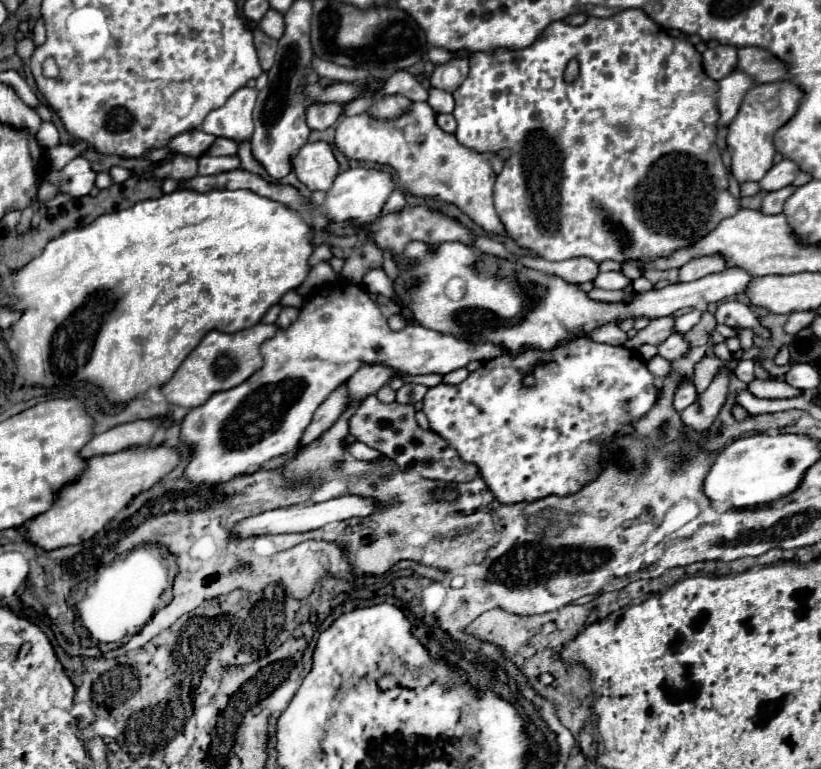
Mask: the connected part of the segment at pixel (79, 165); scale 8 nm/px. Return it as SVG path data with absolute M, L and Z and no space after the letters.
M76 156L62 170L50 168L46 172L46 180L58 186L58 192L80 198L90 194L90 190L94 188L96 172L90 168L90 162L84 156Z

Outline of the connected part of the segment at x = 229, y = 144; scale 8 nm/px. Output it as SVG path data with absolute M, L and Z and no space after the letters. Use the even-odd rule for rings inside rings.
M216 138L214 144L204 152L208 156L228 156L228 154L236 154L238 144L228 140L228 138Z

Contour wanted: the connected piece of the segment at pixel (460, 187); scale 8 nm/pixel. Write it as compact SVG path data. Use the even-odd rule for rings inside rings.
M414 102L398 120L376 120L366 114L348 116L338 124L334 144L350 160L376 162L394 168L402 192L456 204L488 234L506 236L504 224L492 202L496 174L490 162L482 154L458 144L456 136L442 132L434 120L434 110L426 102Z

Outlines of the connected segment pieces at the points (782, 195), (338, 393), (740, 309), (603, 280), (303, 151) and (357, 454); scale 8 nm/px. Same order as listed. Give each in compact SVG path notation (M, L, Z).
M786 186L786 188L782 188L782 190L768 192L766 198L762 200L760 212L762 212L762 214L780 214L786 198L788 198L792 192L794 192L794 186Z
M342 384L318 406L314 420L310 422L310 428L306 428L306 432L302 434L302 446L318 440L320 434L326 432L340 418L340 414L346 410L348 402L350 402L350 398L346 392L346 384Z
M742 302L720 304L718 310L716 310L716 320L718 320L718 324L726 324L726 326L732 326L732 328L748 328L764 340L770 338L770 330L764 328L760 324L758 316L750 310L750 306L742 304Z
M600 272L594 280L594 286L604 290L622 290L626 284L630 284L630 280L622 272Z
M306 142L290 162L298 180L312 192L328 190L338 174L338 162L328 142Z
M354 442L354 444L352 444L352 446L348 446L346 450L348 450L348 452L352 452L352 456L354 456L356 460L374 462L374 460L384 458L384 454L382 454L382 452L378 452L378 450L374 450L374 448L370 448L370 446L362 444L362 442Z

